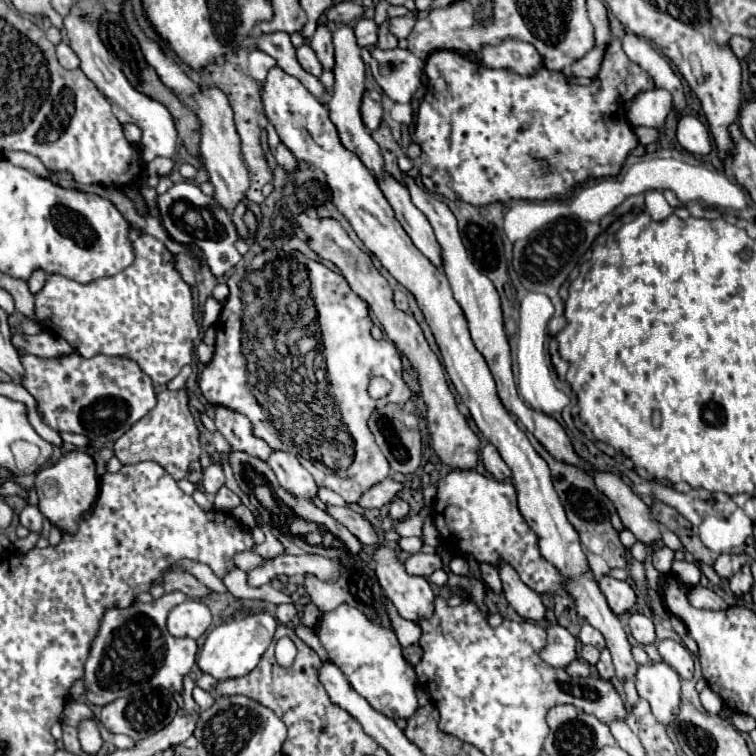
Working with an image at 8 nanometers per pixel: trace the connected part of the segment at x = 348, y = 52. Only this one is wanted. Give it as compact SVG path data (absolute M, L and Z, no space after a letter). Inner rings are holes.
M342 25L342 27L338 27L334 31L334 49L336 49L336 67L334 67L336 83L334 83L334 95L332 95L330 103L328 103L330 121L336 125L342 145L348 151L356 153L360 157L360 161L370 169L372 175L382 177L384 159L380 155L380 147L370 137L370 131L366 129L366 125L362 121L362 115L360 115L360 103L362 103L362 95L364 95L364 61L360 57L360 47L356 43L352 27Z

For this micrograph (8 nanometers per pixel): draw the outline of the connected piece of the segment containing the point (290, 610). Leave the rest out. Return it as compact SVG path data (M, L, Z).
M290 603L290 605L278 605L278 609L276 609L276 619L278 619L278 623L282 623L282 625L288 625L288 623L292 623L294 619L296 619L296 607Z

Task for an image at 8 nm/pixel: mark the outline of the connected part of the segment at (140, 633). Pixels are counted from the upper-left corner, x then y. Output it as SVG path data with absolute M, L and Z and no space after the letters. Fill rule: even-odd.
M166 593L164 597L152 603L134 603L126 609L110 609L106 611L98 637L90 649L90 657L84 669L84 687L86 697L92 705L108 705L120 697L128 697L146 687L162 687L170 693L184 693L182 681L190 673L196 661L196 641L192 639L176 639L166 629L168 613L186 601L184 593ZM120 659L130 665L120 671Z

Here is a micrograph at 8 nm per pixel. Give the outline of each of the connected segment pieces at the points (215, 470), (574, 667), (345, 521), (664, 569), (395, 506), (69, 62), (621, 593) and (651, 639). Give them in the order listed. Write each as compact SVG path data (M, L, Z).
M220 463L208 465L208 467L204 469L204 479L202 479L202 483L204 483L204 491L206 491L206 493L216 493L216 491L226 483L222 465L220 465Z
M574 661L570 667L566 667L566 671L568 671L568 675L572 675L572 677L592 677L594 675L594 671L592 671L592 667L586 663L586 661Z
M328 507L328 513L342 523L352 535L356 535L364 545L376 545L378 543L378 533L372 527L372 523L362 517L360 513L352 511L350 507Z
M662 545L660 549L656 549L656 551L652 553L652 565L654 565L662 575L668 575L668 573L670 573L672 561L674 561L674 551L668 549L666 545Z
M396 497L396 499L390 503L390 519L392 519L392 521L402 521L406 515L408 515L408 503L404 503L402 499Z
M66 43L56 45L56 57L58 57L60 65L62 65L62 67L66 67L66 69L74 69L74 67L78 67L78 65L80 65L78 55L76 55L76 53L66 45Z
M610 575L602 577L600 591L604 593L604 597L608 601L608 607L612 609L614 615L628 613L634 607L634 603L636 603L634 589L626 581L618 581L618 579L610 577Z
M634 613L630 615L630 621L628 621L630 629L632 629L632 637L640 643L640 645L650 645L650 643L656 643L656 633L654 633L654 623L652 619L640 615L640 613Z

